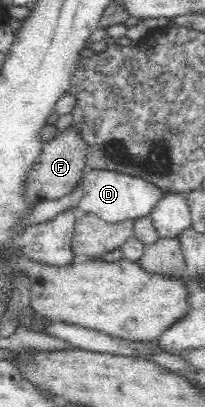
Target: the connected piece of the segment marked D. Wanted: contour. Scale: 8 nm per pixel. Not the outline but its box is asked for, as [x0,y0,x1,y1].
[77,169,169,223]

